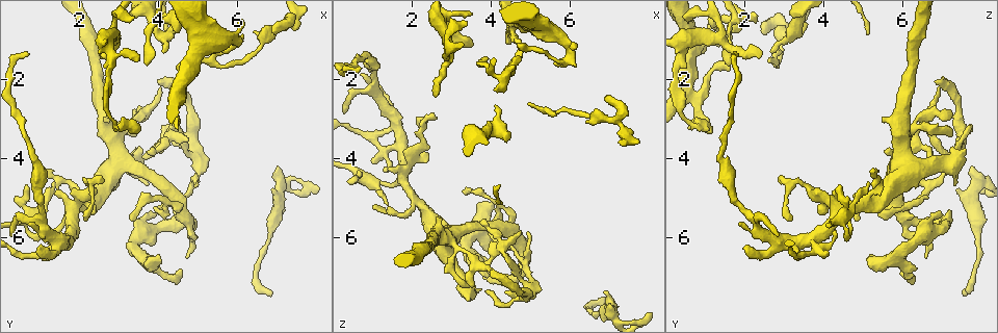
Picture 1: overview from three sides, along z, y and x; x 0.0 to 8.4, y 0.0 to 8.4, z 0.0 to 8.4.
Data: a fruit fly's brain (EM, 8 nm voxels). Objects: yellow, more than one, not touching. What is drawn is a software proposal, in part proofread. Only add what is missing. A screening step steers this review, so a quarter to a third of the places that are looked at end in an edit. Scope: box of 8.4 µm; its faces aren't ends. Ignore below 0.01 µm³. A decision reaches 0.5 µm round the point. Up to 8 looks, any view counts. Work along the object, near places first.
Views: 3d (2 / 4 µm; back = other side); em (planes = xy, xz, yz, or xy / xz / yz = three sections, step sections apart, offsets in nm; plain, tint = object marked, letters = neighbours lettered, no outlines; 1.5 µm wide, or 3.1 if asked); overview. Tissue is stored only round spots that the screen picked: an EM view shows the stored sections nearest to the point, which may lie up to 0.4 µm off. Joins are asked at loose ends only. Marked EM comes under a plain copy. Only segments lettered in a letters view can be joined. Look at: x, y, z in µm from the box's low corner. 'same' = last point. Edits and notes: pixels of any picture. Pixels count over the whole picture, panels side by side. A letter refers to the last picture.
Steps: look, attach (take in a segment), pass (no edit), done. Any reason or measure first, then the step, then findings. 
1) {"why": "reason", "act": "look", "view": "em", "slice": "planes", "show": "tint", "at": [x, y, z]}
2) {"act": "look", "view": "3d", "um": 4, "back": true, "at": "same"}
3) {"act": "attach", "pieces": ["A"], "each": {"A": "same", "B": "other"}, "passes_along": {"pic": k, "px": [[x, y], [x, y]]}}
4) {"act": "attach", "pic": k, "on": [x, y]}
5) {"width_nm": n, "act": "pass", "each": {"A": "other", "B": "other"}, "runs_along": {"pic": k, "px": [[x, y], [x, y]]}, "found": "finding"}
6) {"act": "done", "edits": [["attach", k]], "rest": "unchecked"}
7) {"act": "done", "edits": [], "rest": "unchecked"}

{"why": "an open end", "act": "look", "view": "3d", "um": 4, "at": [3.95, 6.50, 5.15]}

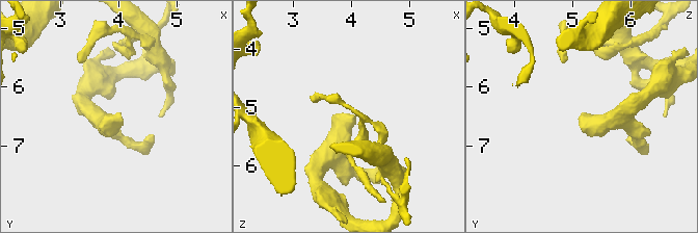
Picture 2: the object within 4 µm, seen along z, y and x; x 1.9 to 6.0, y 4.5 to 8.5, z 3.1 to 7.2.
{"act": "look", "view": "em", "slice": "planes", "show": "letters", "at": [3.95, 6.50, 5.10]}

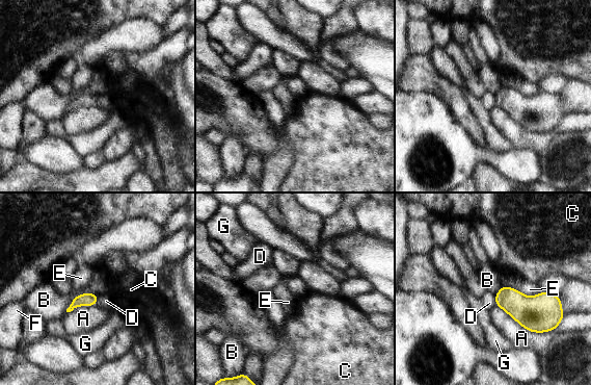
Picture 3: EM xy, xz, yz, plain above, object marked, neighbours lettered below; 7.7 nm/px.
{"act": "pass", "each": {"A": "other", "B": "other", "C": "other", "D": "other", "E": "other", "F": "other", "G": "other"}, "border": {"pic": 3, "px": [[97, 293], [78, 294], [65, 311]]}, "found": "none of them fits"}

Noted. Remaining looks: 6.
{"why": "free end", "act": "look", "view": "3d", "um": 4, "at": [1.45, 4.85, 4.25]}

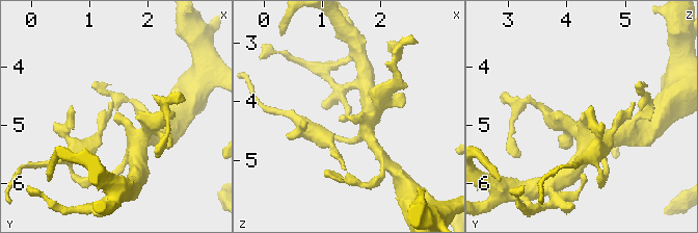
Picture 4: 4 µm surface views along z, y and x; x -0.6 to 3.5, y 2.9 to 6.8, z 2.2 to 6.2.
{"act": "look", "view": "em", "slice": "planes", "show": "letters", "at": [1.45, 4.85, 4.25]}

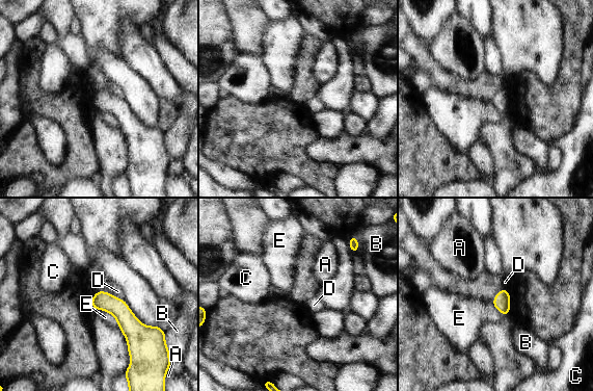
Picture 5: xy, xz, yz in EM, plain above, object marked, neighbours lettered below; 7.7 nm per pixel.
{"act": "pass", "each": {"A": "other", "B": "other", "C": "other", "D": "other", "E": "other"}, "found": "no lettered segment goes on from it"}

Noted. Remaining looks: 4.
{"why": "branch stops here", "act": "look", "view": "em", "slice": "planes", "show": "letters", "at": [2.55, 1.40, 2.45]}

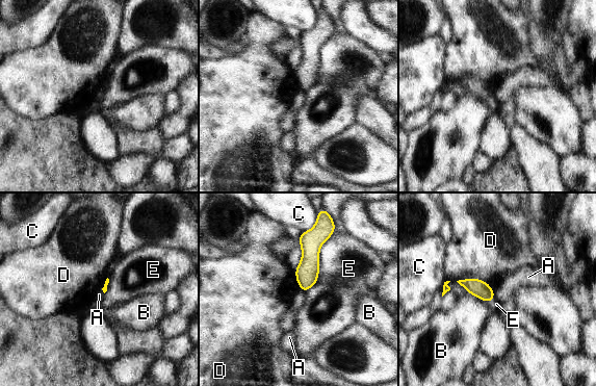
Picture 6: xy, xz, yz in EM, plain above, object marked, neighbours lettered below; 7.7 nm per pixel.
{"act": "pass", "each": {"A": "other", "B": "other", "C": "other", "D": "other", "E": "other"}, "border": {"pic": 6, "px": [[495, 291], [492, 300]]}, "found": "no lettered segment goes on from it"}

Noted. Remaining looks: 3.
{"act": "done", "edits": [], "rest": "unchecked"}

